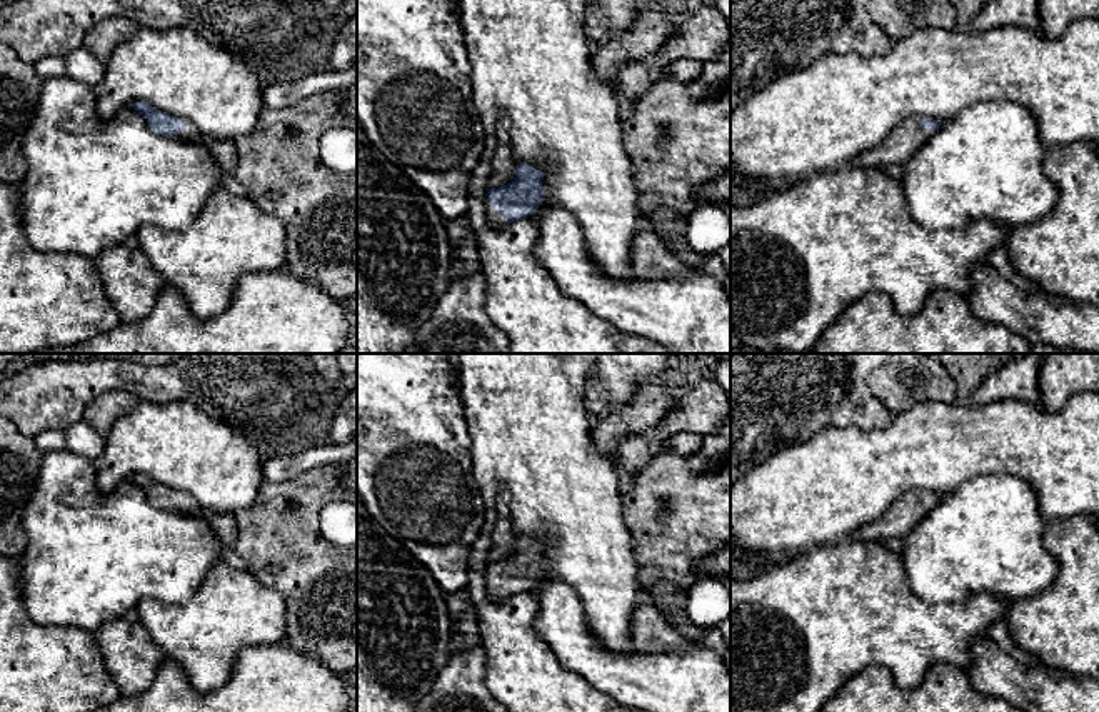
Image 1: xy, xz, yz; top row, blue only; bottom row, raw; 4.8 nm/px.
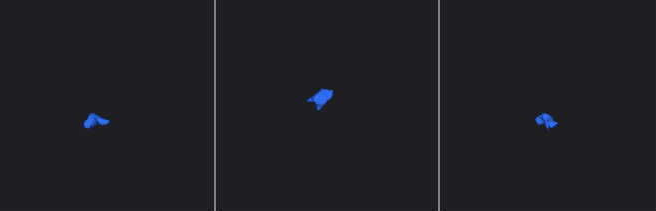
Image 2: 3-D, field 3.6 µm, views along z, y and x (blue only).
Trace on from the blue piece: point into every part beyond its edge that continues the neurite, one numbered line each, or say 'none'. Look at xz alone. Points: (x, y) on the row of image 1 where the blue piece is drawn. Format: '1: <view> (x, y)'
1: xz (496, 220)

